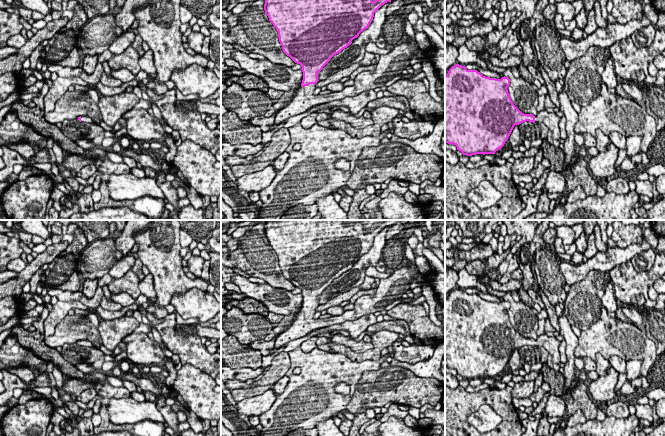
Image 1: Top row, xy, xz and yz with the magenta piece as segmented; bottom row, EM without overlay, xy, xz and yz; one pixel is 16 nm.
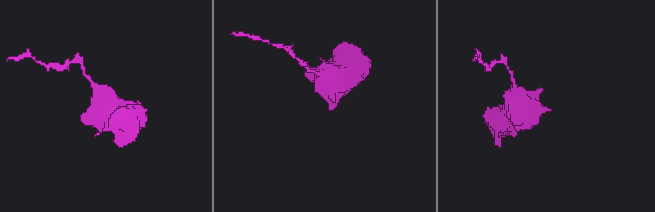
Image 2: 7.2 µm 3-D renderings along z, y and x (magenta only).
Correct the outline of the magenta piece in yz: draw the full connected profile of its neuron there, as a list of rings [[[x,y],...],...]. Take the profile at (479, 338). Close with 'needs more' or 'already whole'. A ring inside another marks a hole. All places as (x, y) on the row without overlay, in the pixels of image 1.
[[[455,288],[445,299],[445,367],[453,368],[463,379],[495,378],[508,364],[515,349],[529,345],[544,347],[552,355],[553,364],[560,363],[560,341],[546,334],[536,340],[522,337],[508,317],[510,303],[483,300],[477,294],[467,294]]]; needs more

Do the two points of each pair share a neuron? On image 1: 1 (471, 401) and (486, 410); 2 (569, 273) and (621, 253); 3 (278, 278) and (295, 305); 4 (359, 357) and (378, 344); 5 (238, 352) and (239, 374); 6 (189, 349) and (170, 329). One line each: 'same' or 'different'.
1: different
2: same
3: different
4: same
5: different
6: same

